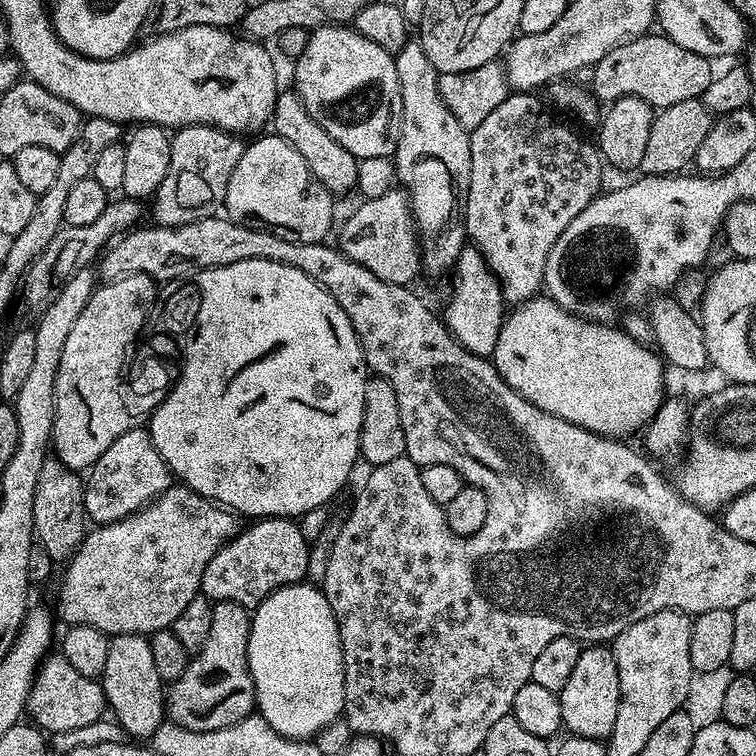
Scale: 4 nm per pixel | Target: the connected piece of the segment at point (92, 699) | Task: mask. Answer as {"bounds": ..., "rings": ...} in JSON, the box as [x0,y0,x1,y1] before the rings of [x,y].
{"bounds":[26,654,105,733],"rings":[[[52,654],[36,672],[26,712],[31,723],[45,733],[78,730],[78,726],[90,726],[90,722],[98,722],[105,715],[104,687],[99,679],[91,680],[78,674],[78,670],[74,670],[74,666],[70,666],[70,662],[66,662],[62,654]]]}

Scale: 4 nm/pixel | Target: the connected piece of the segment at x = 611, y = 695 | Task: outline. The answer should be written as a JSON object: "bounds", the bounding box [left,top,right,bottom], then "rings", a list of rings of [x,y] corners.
{"bounds":[558,642,620,741],"rings":[[[596,642],[591,646],[581,647],[578,654],[578,663],[570,673],[566,686],[558,694],[560,709],[562,710],[562,725],[571,735],[582,738],[594,738],[607,741],[614,730],[614,721],[618,719],[618,706],[620,705],[620,683],[618,682],[618,662],[614,662],[614,654],[611,647]]]}

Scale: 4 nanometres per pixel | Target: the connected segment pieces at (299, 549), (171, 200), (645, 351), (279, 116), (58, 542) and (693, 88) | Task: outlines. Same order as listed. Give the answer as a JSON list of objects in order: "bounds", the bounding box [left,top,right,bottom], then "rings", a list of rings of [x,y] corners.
[{"bounds":[200,516,310,610],"rings":[[[270,516],[257,519],[249,524],[252,525],[249,528],[248,525],[241,527],[236,537],[222,545],[218,554],[214,554],[214,558],[210,558],[210,566],[206,566],[206,574],[202,574],[200,590],[213,602],[229,600],[252,610],[270,594],[274,594],[274,590],[301,583],[307,577],[310,541],[303,536],[299,523],[292,518]]]},{"bounds":[150,124,246,228],"rings":[[[191,124],[172,136],[170,146],[170,170],[162,178],[155,196],[150,200],[150,216],[162,228],[177,228],[195,220],[215,216],[223,209],[226,186],[230,186],[230,174],[238,166],[246,144],[237,133],[224,132],[211,124]]]},{"bounds":[490,294,666,438],"rings":[[[537,294],[531,300],[515,305],[505,315],[504,325],[498,334],[498,346],[494,346],[494,354],[490,359],[500,377],[515,392],[522,394],[522,398],[538,406],[538,410],[546,410],[546,414],[554,414],[574,426],[597,432],[600,436],[628,438],[631,432],[639,433],[651,422],[666,399],[666,364],[649,345],[635,341],[620,326],[581,320],[565,308],[559,308],[544,294]]]},{"bounds":[270,91,358,194],"rings":[[[281,91],[277,95],[276,109],[272,112],[270,124],[271,127],[276,127],[273,128],[275,135],[290,142],[290,146],[294,146],[294,150],[298,150],[298,154],[302,154],[302,158],[306,158],[312,171],[312,177],[321,186],[333,194],[344,192],[347,188],[355,189],[358,178],[356,156],[350,154],[350,150],[346,150],[346,146],[338,146],[338,142],[334,142],[334,138],[330,138],[330,134],[326,134],[326,130],[322,130],[322,126],[318,126],[318,122],[314,122],[314,118],[306,110],[306,106],[295,91]]]},{"bounds":[32,458,86,562],"rings":[[[48,458],[42,470],[38,470],[38,486],[34,486],[34,522],[32,530],[34,540],[39,547],[50,554],[54,562],[67,562],[75,556],[86,535],[86,517],[84,514],[84,480],[79,471],[68,468],[61,460]]]},{"bounds":[590,34,714,110],"rings":[[[645,34],[625,40],[594,65],[590,72],[590,88],[597,101],[611,102],[623,96],[633,96],[642,98],[653,109],[659,110],[674,106],[674,102],[699,100],[703,97],[714,75],[713,61],[670,42],[668,36],[652,35]]]}]

